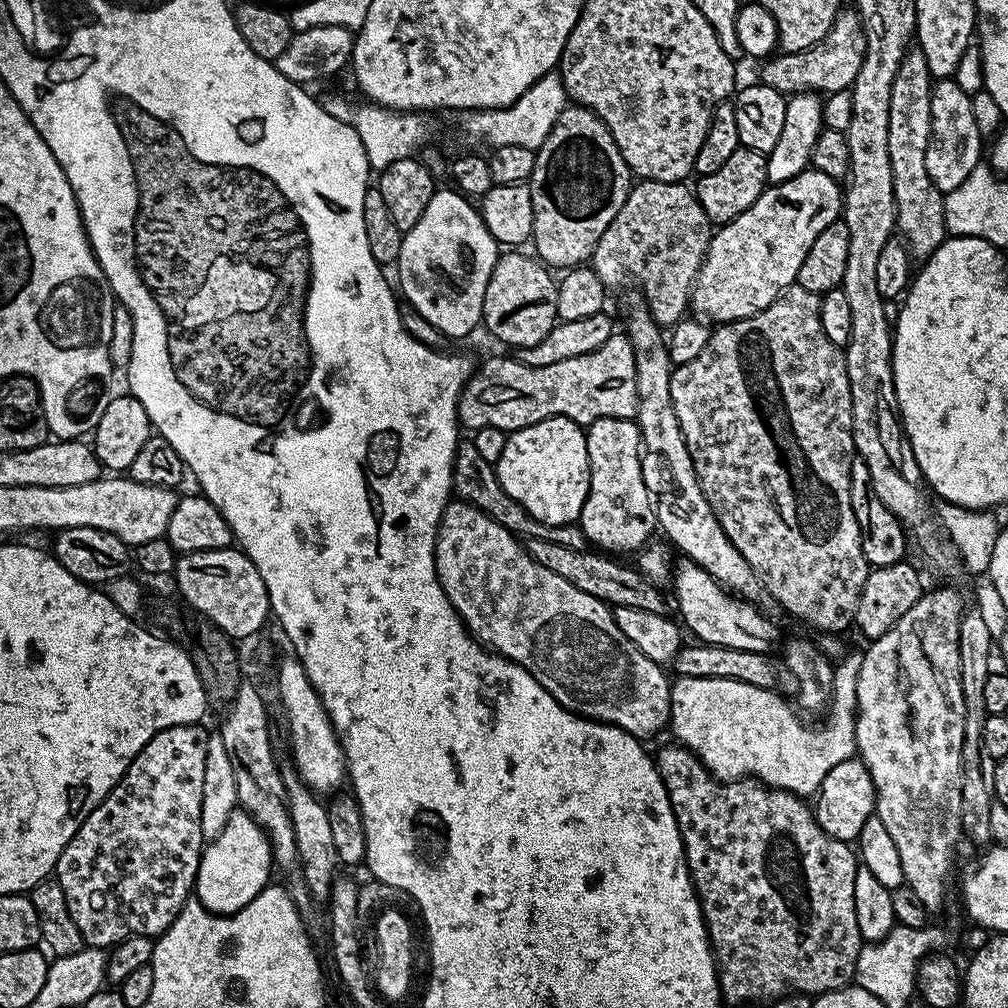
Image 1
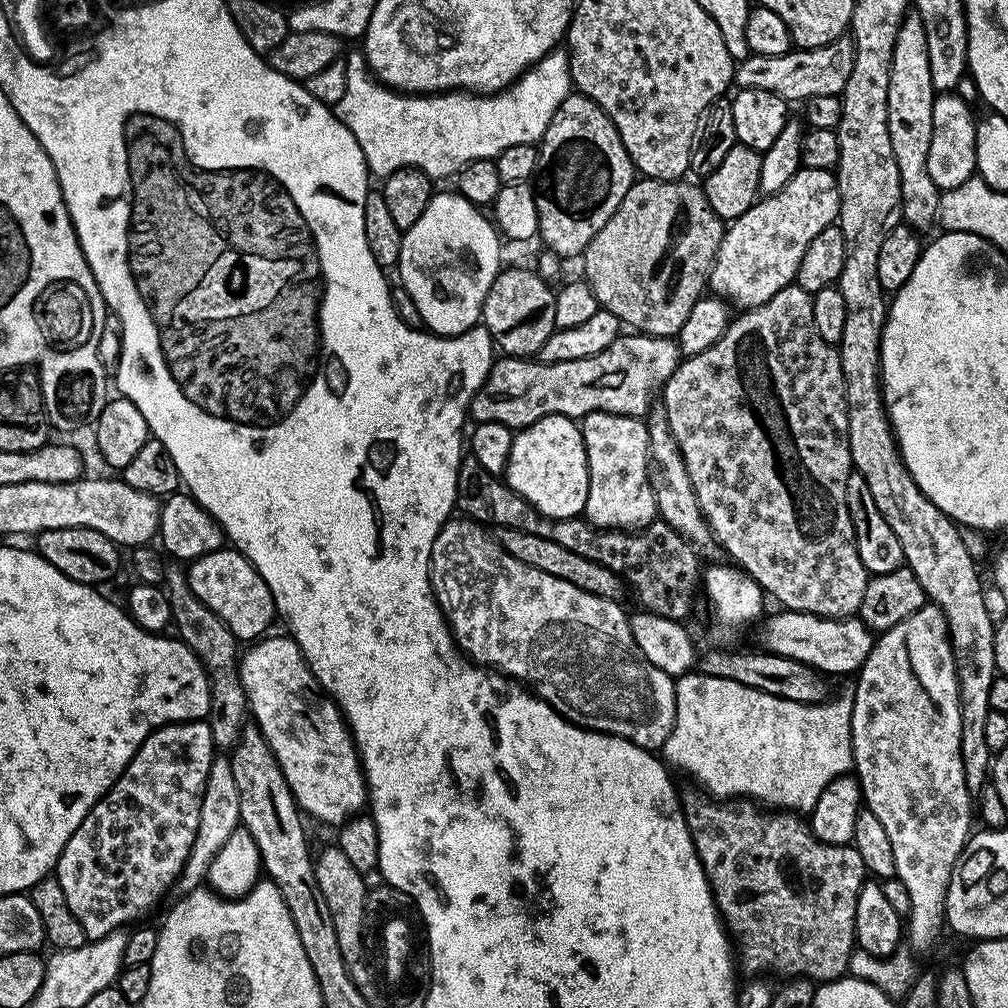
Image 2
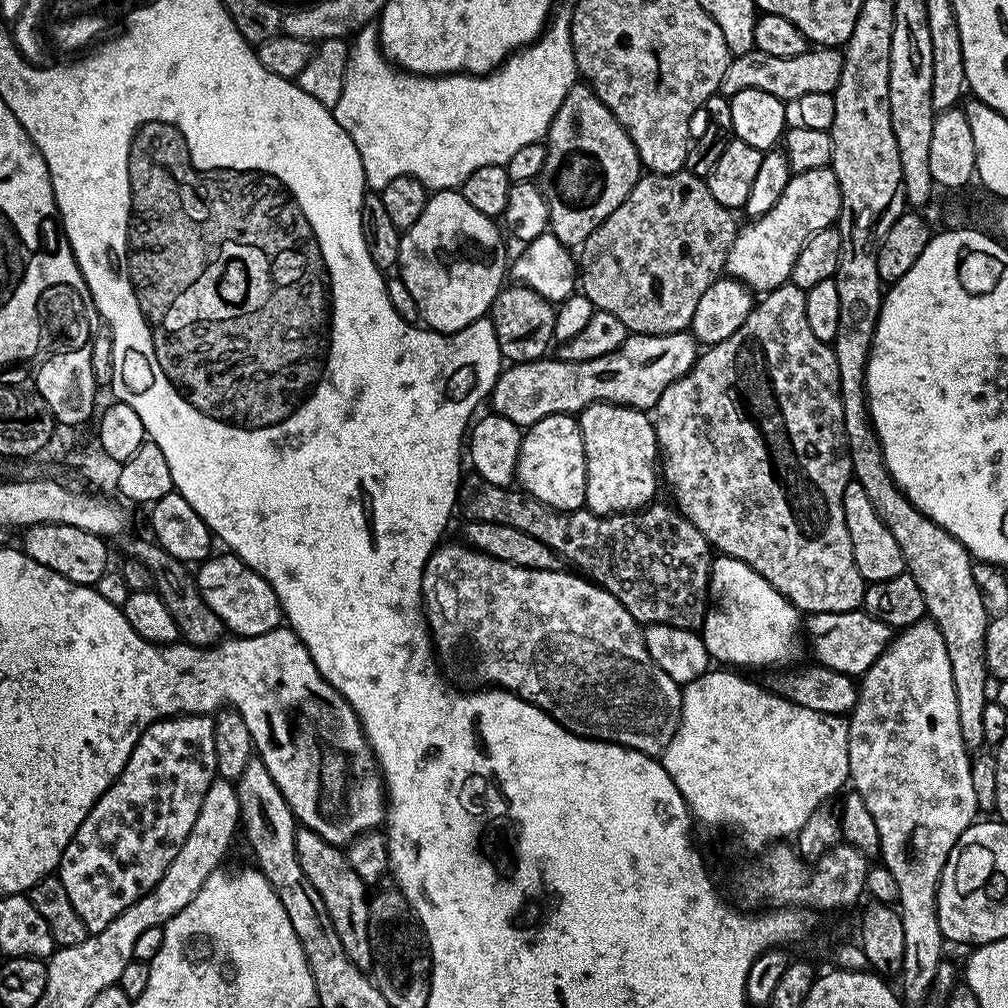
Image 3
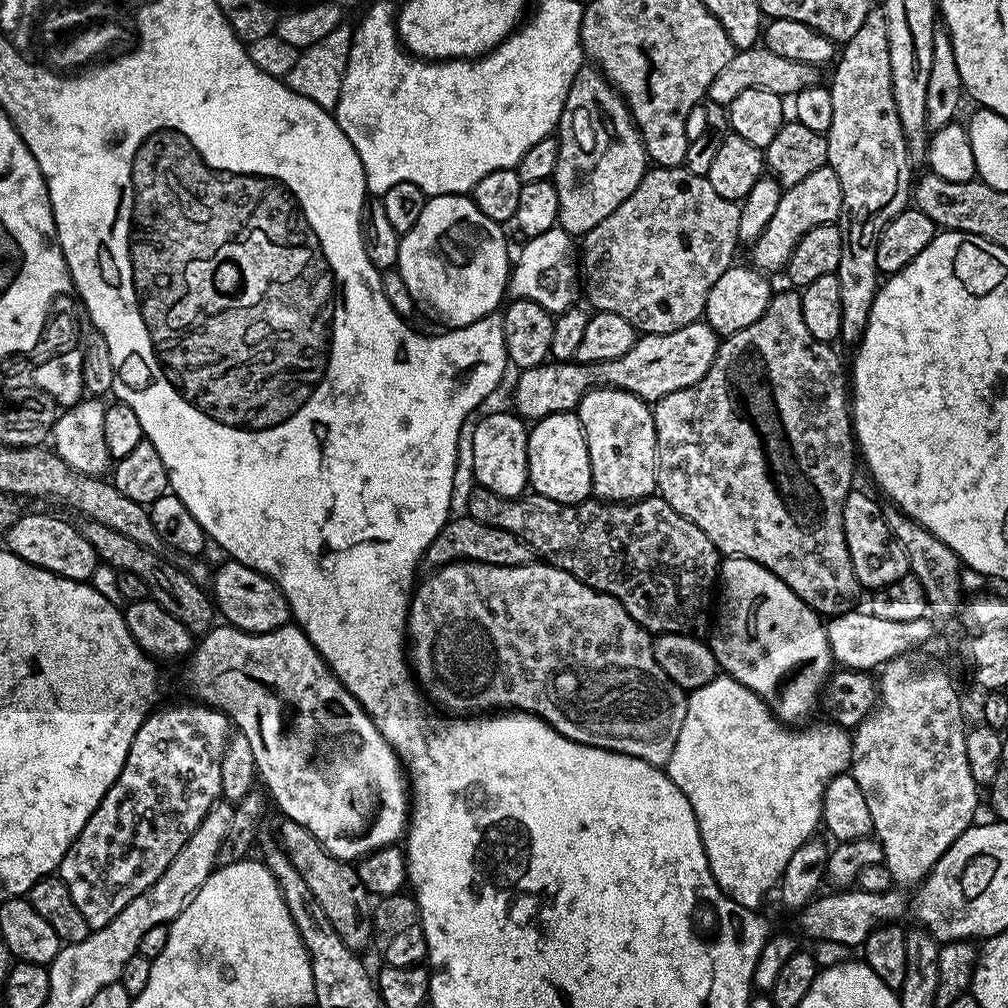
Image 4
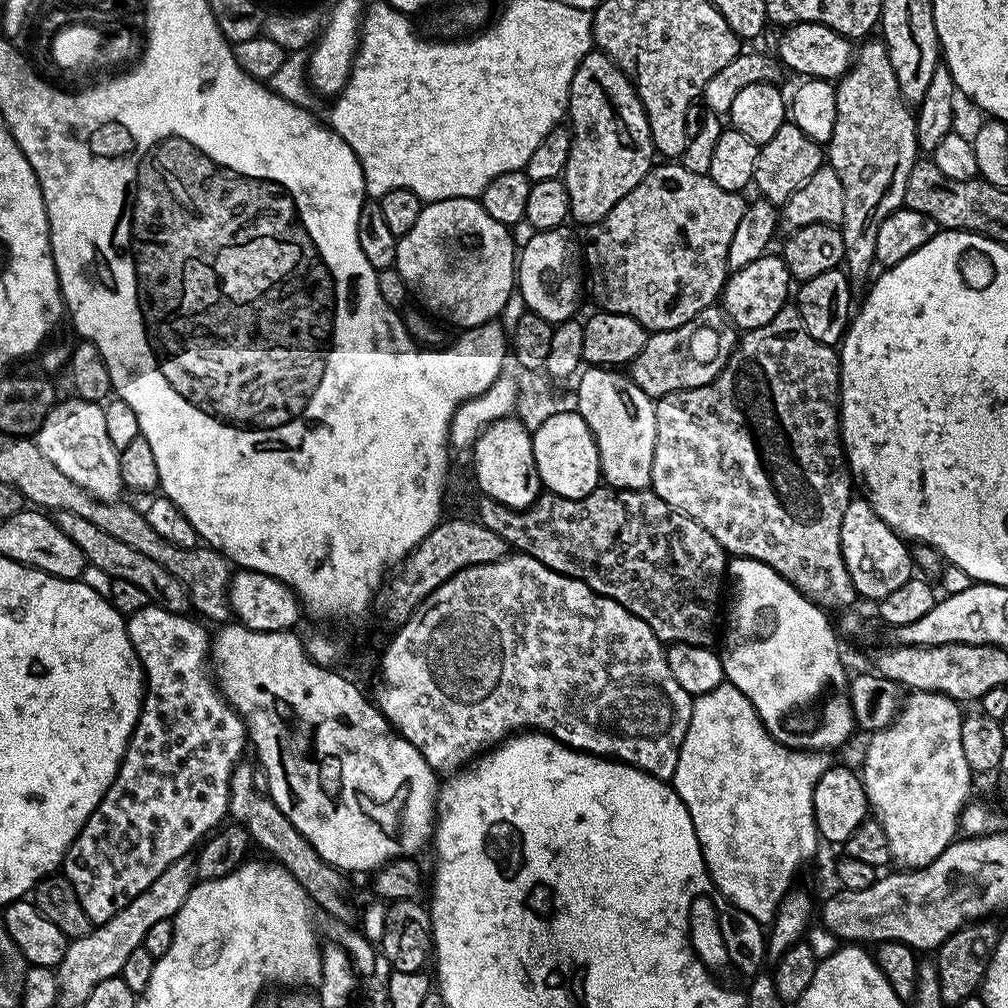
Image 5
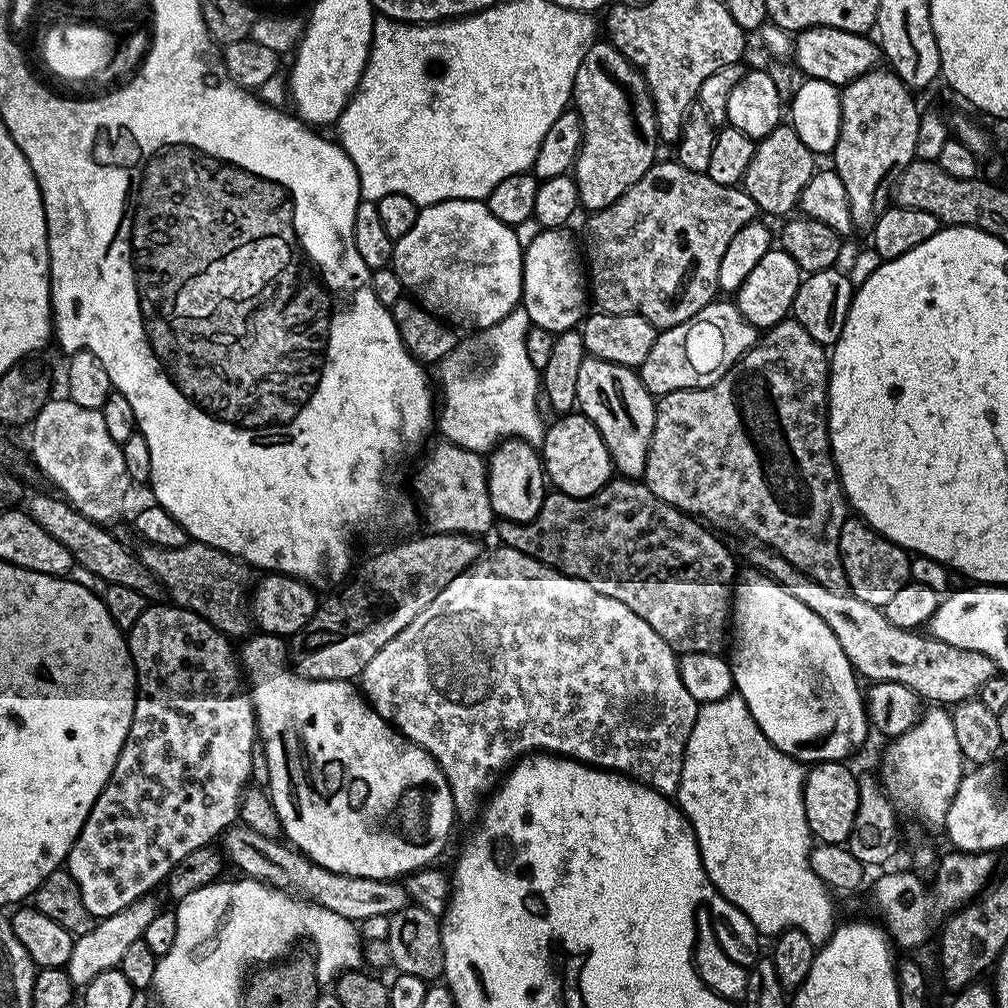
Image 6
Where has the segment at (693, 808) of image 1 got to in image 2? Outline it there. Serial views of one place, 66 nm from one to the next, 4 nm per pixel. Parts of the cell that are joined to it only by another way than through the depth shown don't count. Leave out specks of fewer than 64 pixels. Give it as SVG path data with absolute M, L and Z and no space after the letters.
M703 791L683 793L682 807L686 826L692 835L698 858L704 867L708 885L712 887L712 897L716 899L716 908L720 911L725 929L734 941L734 952L741 969L748 972L776 971L780 978L807 978L813 982L838 980L848 971L853 949L856 948L856 931L854 930L854 910L858 910L858 890L866 879L866 869L862 854L852 844L824 844L813 834L811 827L804 824L799 815L787 810L765 810L747 798L724 798L717 802Z

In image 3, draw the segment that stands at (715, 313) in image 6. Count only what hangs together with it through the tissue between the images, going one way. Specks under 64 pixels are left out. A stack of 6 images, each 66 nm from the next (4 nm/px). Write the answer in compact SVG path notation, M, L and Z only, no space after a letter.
M685 330L665 336L630 334L626 342L618 346L618 350L602 358L590 358L582 362L541 358L525 364L512 364L501 371L496 385L492 387L491 411L497 416L505 416L507 420L515 424L531 426L547 416L579 414L592 404L624 404L628 408L652 410L655 409L658 398L662 398L662 390L666 390L666 386L670 386L678 378L686 375L696 365L697 357L696 338L691 331Z

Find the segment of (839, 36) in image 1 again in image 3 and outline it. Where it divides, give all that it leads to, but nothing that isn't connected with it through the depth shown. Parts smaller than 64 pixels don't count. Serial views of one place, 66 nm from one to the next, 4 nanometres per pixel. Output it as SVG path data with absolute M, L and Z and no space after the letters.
M813 47L807 52L798 54L794 58L774 58L774 54L762 54L755 50L742 54L741 56L732 56L726 66L726 74L722 74L719 95L731 97L738 94L738 90L766 90L766 94L774 94L774 98L785 102L796 102L804 94L826 94L836 91L838 78L842 78L842 62L844 54L840 48L821 48Z

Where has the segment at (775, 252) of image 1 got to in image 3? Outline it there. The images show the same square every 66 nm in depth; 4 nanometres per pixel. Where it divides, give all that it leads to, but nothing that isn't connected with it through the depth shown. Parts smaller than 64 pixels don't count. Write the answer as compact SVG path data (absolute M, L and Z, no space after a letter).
M831 167L797 172L786 186L782 198L766 210L764 216L755 217L737 231L724 263L724 272L731 279L741 280L753 293L773 292L792 279L798 250L818 230L833 227L840 219L840 187Z

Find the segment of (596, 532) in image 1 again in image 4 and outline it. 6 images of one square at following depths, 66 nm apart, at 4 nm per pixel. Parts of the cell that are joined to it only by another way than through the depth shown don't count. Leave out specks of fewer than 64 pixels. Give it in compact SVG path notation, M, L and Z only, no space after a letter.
M598 387L580 399L578 415L590 454L592 496L609 502L645 500L656 492L656 431L649 401L621 388Z

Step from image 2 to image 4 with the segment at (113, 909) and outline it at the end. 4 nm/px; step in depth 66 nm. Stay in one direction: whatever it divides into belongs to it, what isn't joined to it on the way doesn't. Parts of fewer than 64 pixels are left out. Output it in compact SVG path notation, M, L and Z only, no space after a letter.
M199 702L181 708L164 708L149 712L138 726L134 742L126 754L126 762L110 790L102 798L98 810L90 814L76 841L66 850L58 874L70 886L70 898L78 906L89 929L106 926L125 906L130 906L146 886L154 886L162 878L162 870L174 862L174 854L186 846L190 834L198 829L212 805L221 799L222 754L228 744L230 721L223 712Z

